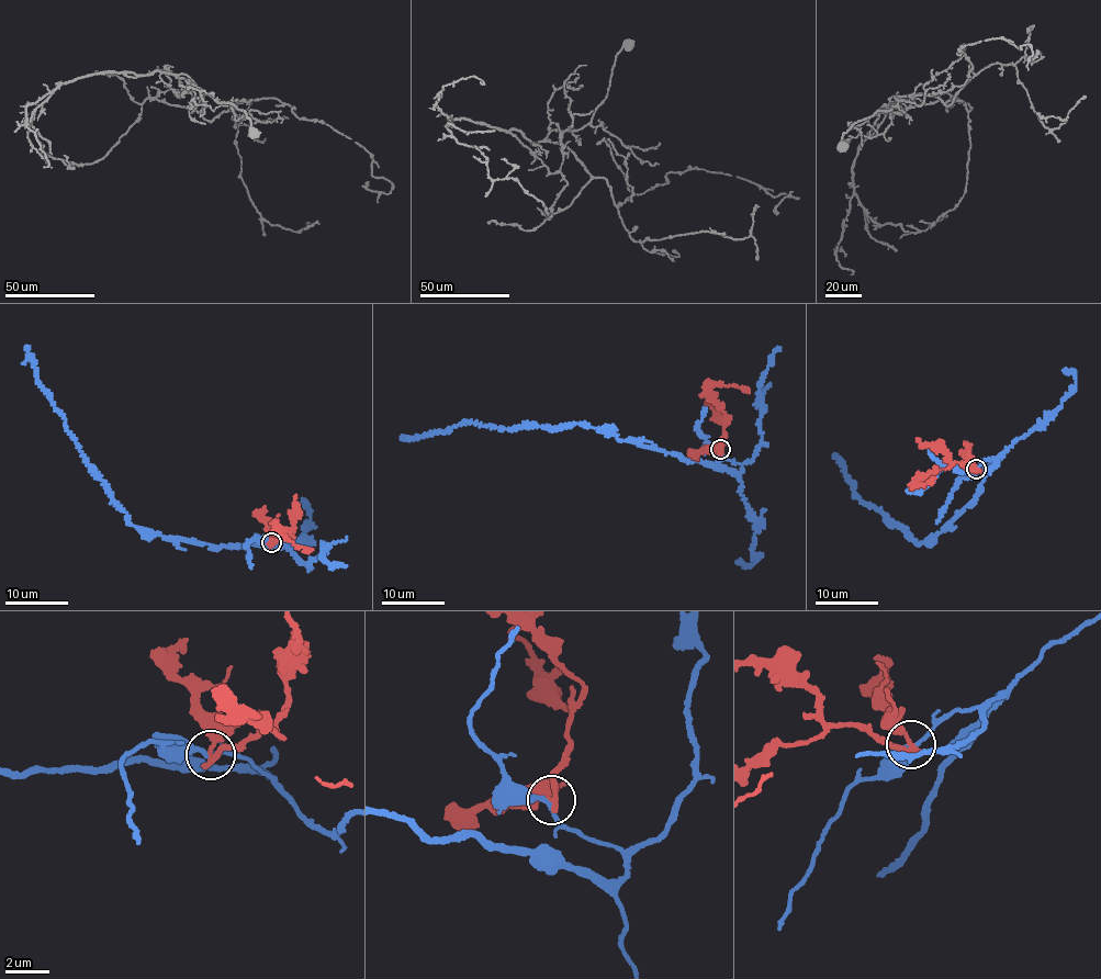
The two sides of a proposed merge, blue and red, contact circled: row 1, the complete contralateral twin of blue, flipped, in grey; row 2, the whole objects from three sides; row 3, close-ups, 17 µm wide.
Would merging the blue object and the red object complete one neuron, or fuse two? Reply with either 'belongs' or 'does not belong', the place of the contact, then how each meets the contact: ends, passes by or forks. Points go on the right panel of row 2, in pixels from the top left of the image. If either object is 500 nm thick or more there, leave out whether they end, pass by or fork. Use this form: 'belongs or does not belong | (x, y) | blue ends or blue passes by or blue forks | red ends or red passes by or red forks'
does not belong | (976, 469) | blue passes by | red passes by

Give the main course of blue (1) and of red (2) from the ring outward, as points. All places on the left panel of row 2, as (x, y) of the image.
1: (272, 542), (289, 548), (262, 542), (218, 547), (131, 526), (37, 380), (25, 345)
2: (272, 542), (288, 533), (292, 537), (279, 529), (277, 532), (296, 547), (312, 550)

